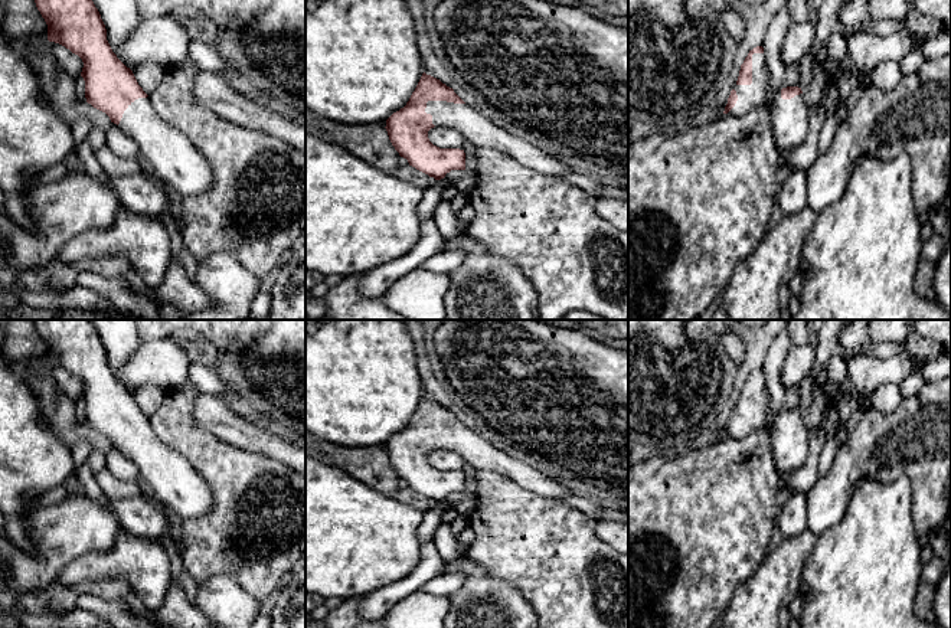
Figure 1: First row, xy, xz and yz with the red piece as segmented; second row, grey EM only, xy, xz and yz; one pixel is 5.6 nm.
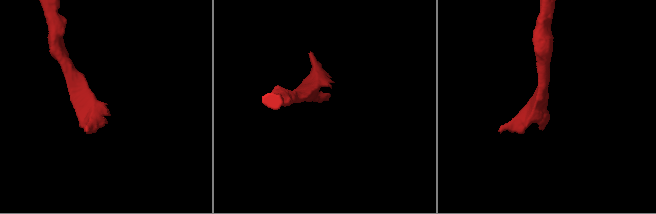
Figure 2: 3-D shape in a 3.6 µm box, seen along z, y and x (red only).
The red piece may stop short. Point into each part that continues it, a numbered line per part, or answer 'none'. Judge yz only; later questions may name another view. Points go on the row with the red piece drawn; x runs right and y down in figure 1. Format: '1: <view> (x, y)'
1: yz (749, 97)
2: yz (790, 117)

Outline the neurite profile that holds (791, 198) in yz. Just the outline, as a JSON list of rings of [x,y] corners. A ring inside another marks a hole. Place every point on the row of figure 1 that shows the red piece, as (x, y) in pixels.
[[[791,173],[782,179],[777,194],[777,205],[784,216],[798,213],[808,207],[805,173]]]

